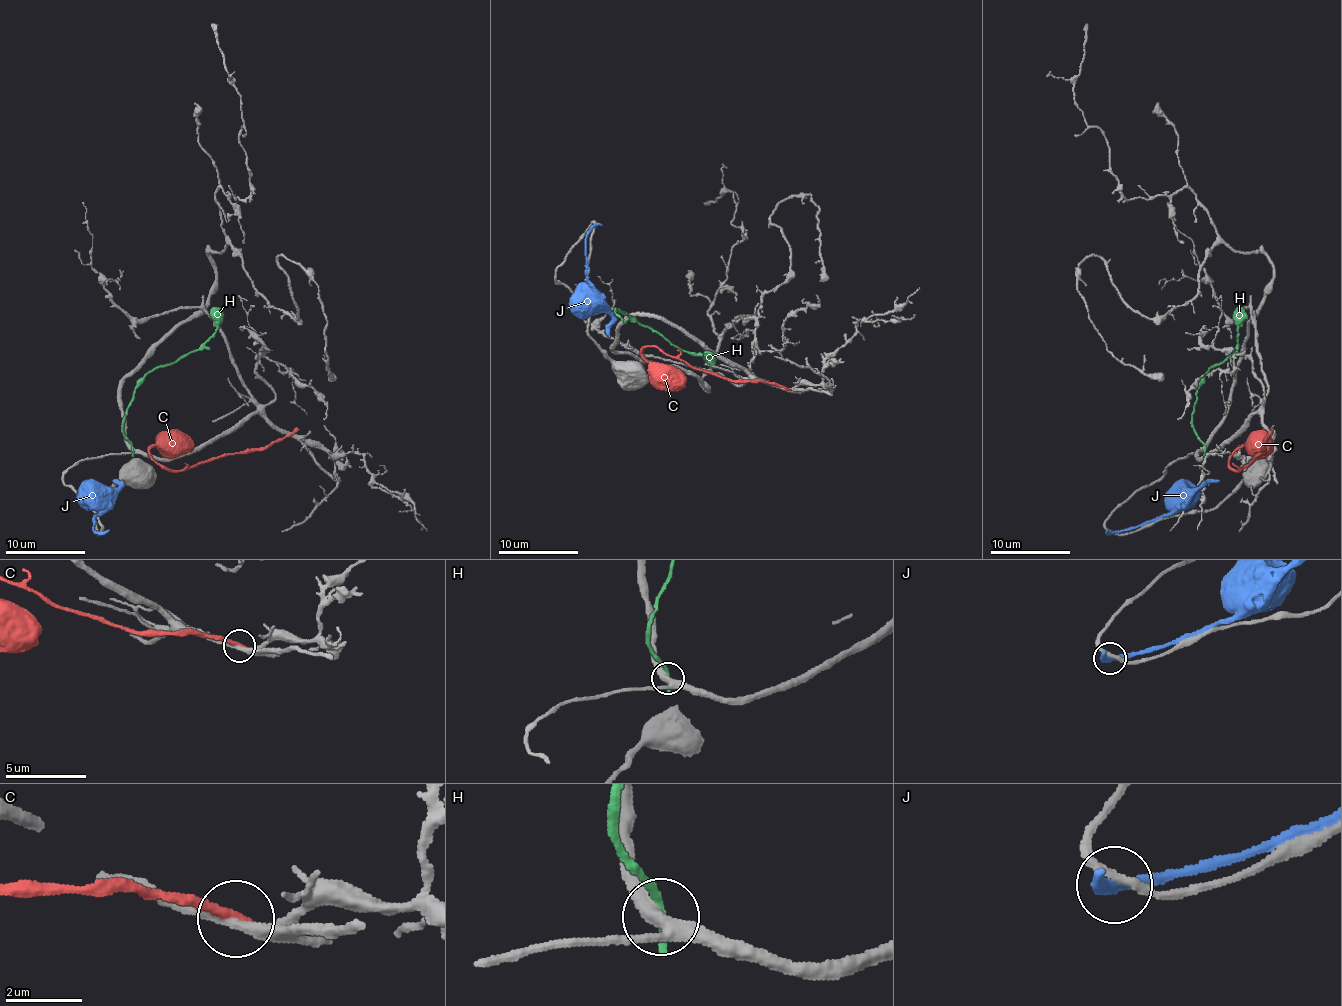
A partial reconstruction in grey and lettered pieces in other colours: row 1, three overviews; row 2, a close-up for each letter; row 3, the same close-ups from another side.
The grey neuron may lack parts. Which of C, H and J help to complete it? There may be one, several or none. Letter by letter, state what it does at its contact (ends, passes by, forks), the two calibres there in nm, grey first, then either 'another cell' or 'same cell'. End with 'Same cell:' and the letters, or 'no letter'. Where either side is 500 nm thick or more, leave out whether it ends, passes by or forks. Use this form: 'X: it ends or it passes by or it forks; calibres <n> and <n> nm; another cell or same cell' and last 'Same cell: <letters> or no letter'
C: it ends; calibres 360 and 320 nm; another cell
H: it ends; calibres 440 and 280 nm; another cell
J: it ends; calibres 240 and 360 nm; another cell
Same cell: no letter

